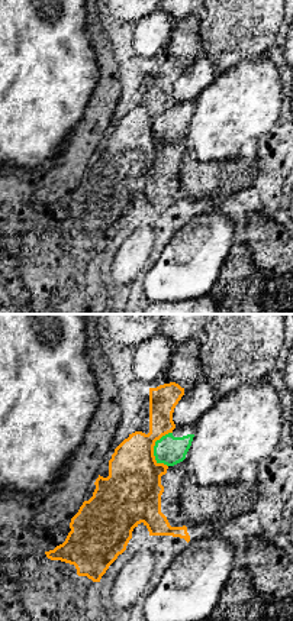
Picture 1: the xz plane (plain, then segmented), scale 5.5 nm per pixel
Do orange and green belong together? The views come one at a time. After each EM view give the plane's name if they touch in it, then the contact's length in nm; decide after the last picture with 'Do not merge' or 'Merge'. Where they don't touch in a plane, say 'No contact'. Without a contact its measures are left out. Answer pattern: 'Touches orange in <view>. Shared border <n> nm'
Touches orange in xz. Shared border 200 nm

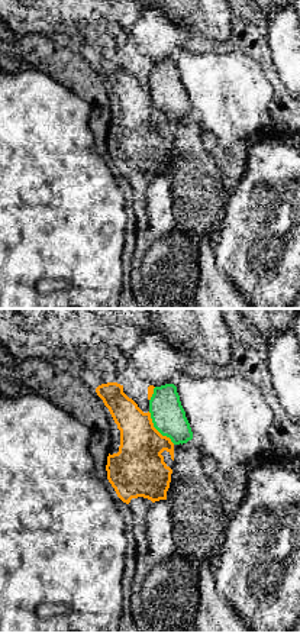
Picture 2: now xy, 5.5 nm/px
Touches orange in xy. Shared border 240 nm

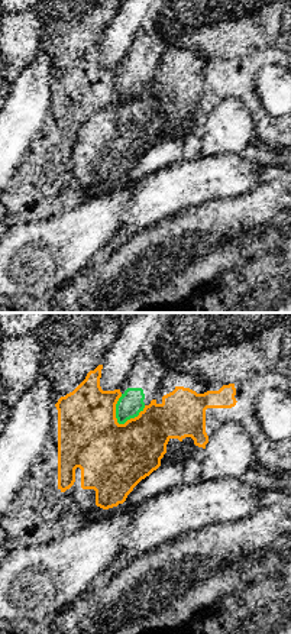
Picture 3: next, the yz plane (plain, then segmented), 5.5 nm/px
Touches orange in yz. Shared border 190 nm

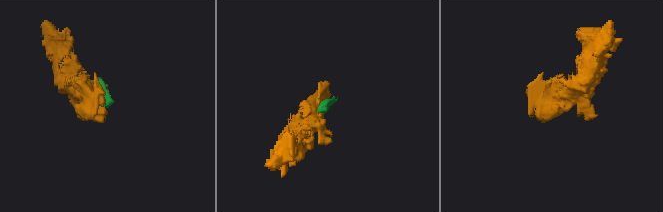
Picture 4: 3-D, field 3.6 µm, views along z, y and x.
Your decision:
Do not merge

